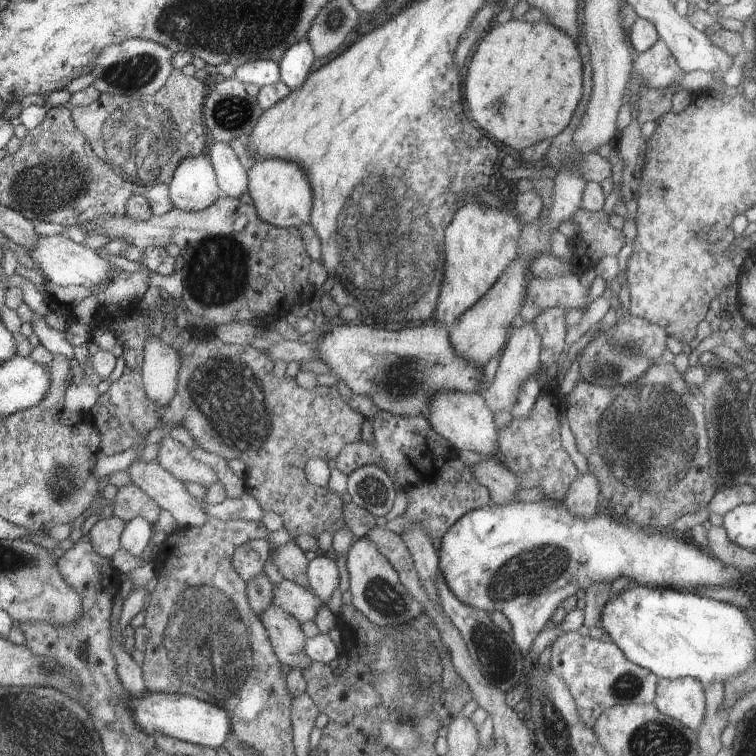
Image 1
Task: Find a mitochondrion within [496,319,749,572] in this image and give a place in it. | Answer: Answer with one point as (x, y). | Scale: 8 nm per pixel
(646, 437)

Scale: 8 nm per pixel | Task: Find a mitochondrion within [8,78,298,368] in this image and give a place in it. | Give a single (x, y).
(167, 131)

